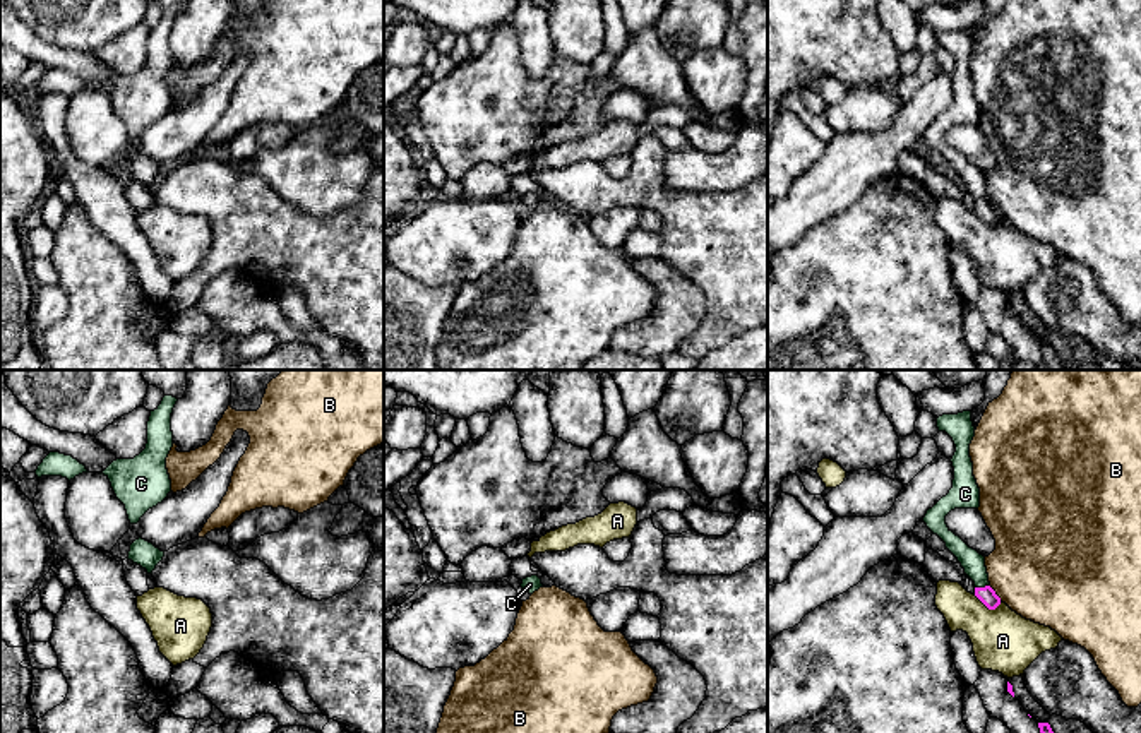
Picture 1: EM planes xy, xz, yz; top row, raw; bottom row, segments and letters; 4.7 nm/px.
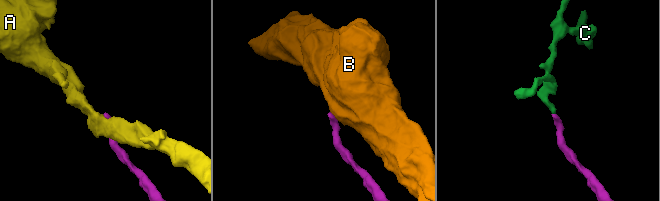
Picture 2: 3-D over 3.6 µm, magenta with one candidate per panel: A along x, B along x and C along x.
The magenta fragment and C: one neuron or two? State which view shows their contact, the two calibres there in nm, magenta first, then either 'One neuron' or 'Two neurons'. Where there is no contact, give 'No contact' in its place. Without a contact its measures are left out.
Touches magenta in yz. Thickness 80 nm (magenta) against 110 nm. One neuron

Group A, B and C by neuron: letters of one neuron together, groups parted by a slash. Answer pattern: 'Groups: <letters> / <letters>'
Groups: A / B / C

